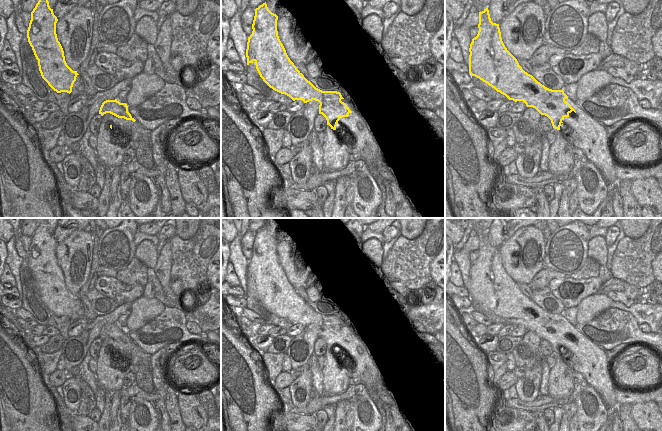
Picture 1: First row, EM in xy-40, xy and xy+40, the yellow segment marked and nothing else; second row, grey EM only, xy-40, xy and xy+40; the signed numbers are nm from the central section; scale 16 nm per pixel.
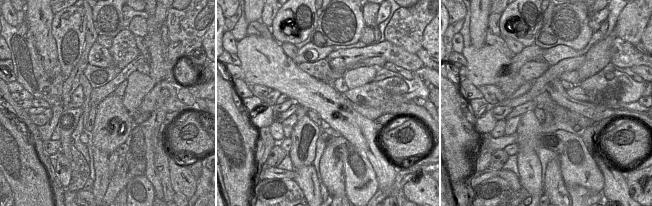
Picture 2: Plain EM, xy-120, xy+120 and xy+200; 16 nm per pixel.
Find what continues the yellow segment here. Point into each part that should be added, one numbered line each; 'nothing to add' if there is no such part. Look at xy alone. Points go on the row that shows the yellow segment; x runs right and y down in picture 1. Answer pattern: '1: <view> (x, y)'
1: xy (365, 134)

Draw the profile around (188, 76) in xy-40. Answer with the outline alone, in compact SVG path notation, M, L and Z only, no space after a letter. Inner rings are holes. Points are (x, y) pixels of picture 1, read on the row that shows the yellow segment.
M185 67L182 71L182 81L185 84L193 83L196 80L195 71L190 67Z

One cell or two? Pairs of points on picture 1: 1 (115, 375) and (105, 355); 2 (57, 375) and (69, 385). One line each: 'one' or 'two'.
1: one
2: two

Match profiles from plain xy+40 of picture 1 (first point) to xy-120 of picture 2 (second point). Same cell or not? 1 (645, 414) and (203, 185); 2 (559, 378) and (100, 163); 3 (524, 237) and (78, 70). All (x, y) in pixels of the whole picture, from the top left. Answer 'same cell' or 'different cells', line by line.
1: different cells
2: different cells
3: different cells

